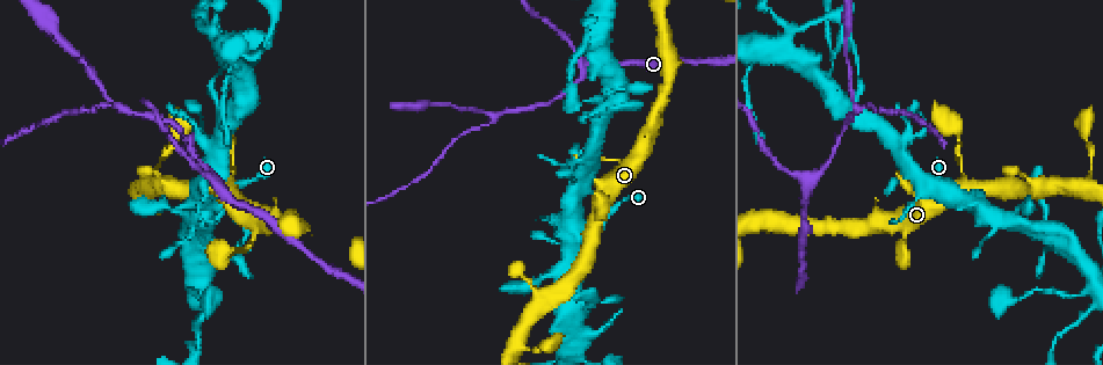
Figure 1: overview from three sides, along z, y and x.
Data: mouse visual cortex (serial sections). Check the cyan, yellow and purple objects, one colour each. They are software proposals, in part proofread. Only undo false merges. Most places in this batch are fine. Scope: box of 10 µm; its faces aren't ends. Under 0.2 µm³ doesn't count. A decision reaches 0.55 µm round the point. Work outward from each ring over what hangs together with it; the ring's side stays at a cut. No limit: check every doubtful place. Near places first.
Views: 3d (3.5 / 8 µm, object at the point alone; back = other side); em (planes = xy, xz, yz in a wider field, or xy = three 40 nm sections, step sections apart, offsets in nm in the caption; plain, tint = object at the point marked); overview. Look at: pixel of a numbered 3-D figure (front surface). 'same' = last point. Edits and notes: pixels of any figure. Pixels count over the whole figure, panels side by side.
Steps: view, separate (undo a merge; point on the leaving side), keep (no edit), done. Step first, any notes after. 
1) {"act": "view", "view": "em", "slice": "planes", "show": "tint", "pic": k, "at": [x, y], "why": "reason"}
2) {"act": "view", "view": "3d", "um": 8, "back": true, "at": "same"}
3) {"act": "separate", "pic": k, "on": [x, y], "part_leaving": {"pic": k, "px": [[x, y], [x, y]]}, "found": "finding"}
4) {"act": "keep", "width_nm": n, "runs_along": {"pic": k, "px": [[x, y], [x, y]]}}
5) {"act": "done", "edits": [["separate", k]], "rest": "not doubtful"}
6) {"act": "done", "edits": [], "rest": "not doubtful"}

{"act": "view", "view": "3d", "um": 8, "pic": 1, "at": [810, 189], "why": "a fork"}

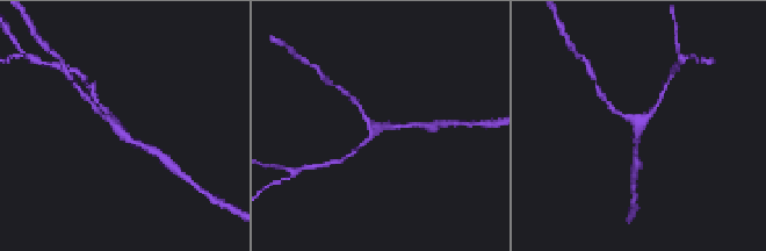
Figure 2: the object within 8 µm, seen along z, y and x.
{"act": "view", "view": "em", "slice": "xy", "step": 5, "show": "tint", "at": "same", "why": "need the tissue"}

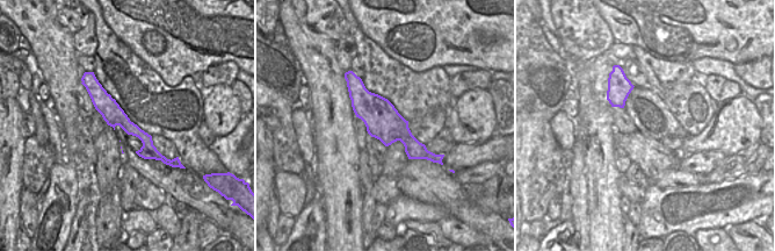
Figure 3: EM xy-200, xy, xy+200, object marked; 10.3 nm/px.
{"act": "keep", "width_nm": 360, "runs_along": {"pic": 2, "px": [[144, 148], [122, 134], [99, 104]]}, "found": "one cell here"}

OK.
{"act": "view", "view": "3d", "um": 8, "pic": 1, "at": [784, 43], "why": "thin arm on a thick one"}

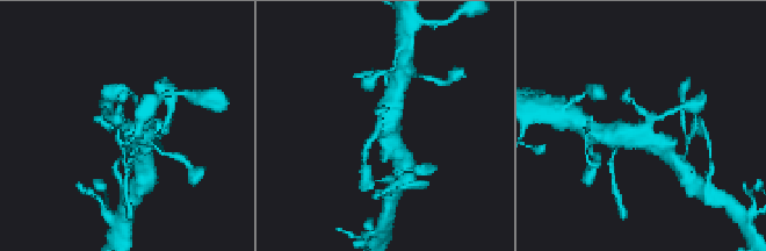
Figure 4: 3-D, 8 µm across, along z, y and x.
{"act": "view", "view": "em", "slice": "xy", "step": 5, "show": "tint", "at": "same", "arms": 4, "arm_widths_nm": [150, 200, 500, 500]}

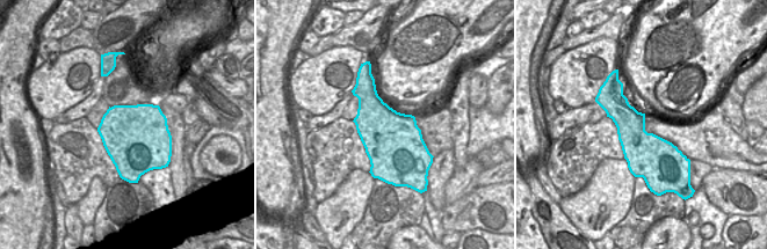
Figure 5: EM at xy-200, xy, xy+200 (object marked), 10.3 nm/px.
{"act": "keep", "runs_along": {"pic": 4, "px": [[667, 151], [634, 134], [614, 144]]}, "found": "all the same cell"}

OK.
{"act": "view", "view": "3d", "um": 3.5, "pic": 1, "at": [494, 119], "why": "side arm on a straight run"}

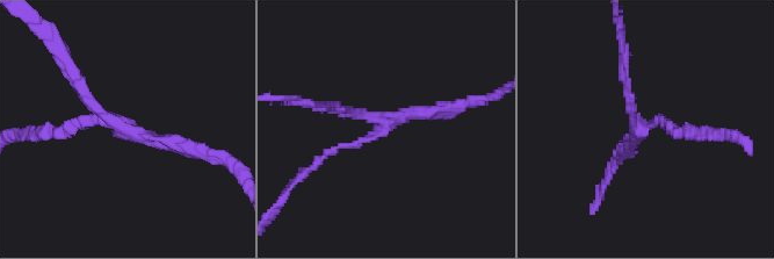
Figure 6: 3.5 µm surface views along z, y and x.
{"act": "view", "view": "em", "slice": "planes", "show": "tint", "pic": 6, "at": [387, 124], "arms": 3, "arm_widths_nm": [100, 150, 150]}

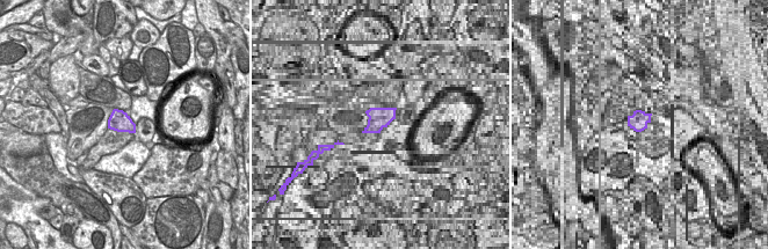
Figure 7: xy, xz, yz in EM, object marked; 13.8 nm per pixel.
{"act": "keep", "width_nm": 280, "runs_along": {"pic": 6, "px": [[194, 152], [105, 116], [76, 77]]}, "found": "one cell here"}

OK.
{"act": "done", "edits": [], "rest": "not doubtful"}

